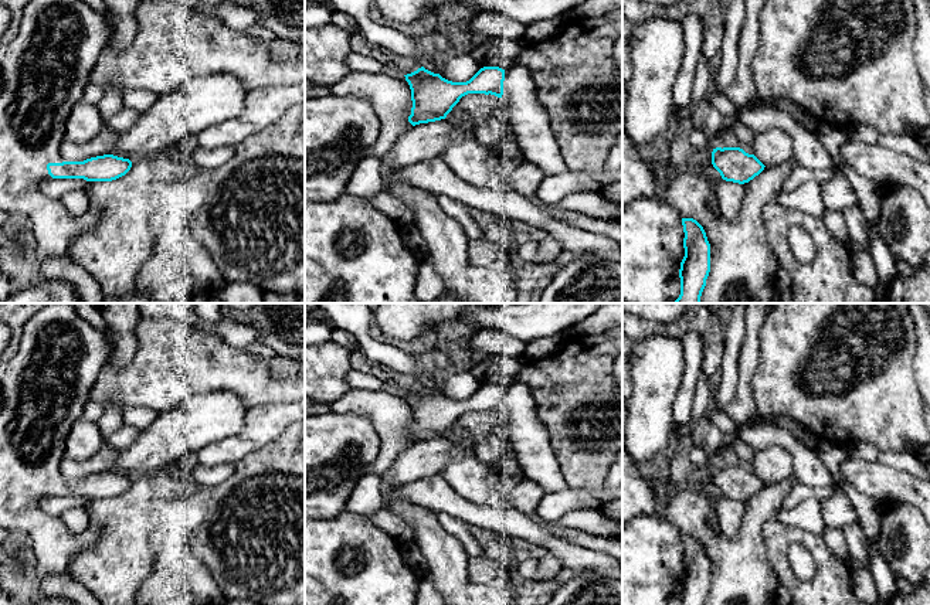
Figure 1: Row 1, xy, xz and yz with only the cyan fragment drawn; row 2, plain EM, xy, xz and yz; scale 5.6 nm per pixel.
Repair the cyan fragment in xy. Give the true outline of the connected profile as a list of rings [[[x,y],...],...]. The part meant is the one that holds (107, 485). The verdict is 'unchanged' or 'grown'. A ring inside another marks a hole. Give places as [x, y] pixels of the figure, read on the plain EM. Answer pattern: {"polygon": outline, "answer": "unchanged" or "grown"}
{"polygon": [[[48,303],[24,324],[20,349],[16,356],[0,363],[0,527],[20,530],[30,537],[34,574],[38,579],[69,574],[69,562],[98,540],[98,528],[88,526],[82,533],[69,531],[58,516],[40,509],[40,500],[48,496],[84,496],[86,499],[112,499],[125,493],[132,479],[103,472],[84,479],[64,479],[60,470],[65,439],[89,401],[92,385],[109,358],[109,343],[103,332],[88,324],[69,303]]], "answer": "grown"}

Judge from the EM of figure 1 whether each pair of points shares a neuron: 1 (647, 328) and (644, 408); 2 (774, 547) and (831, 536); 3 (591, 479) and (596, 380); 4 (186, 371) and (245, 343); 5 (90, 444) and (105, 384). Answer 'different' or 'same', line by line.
1: different
2: different
3: same
4: different
5: different

